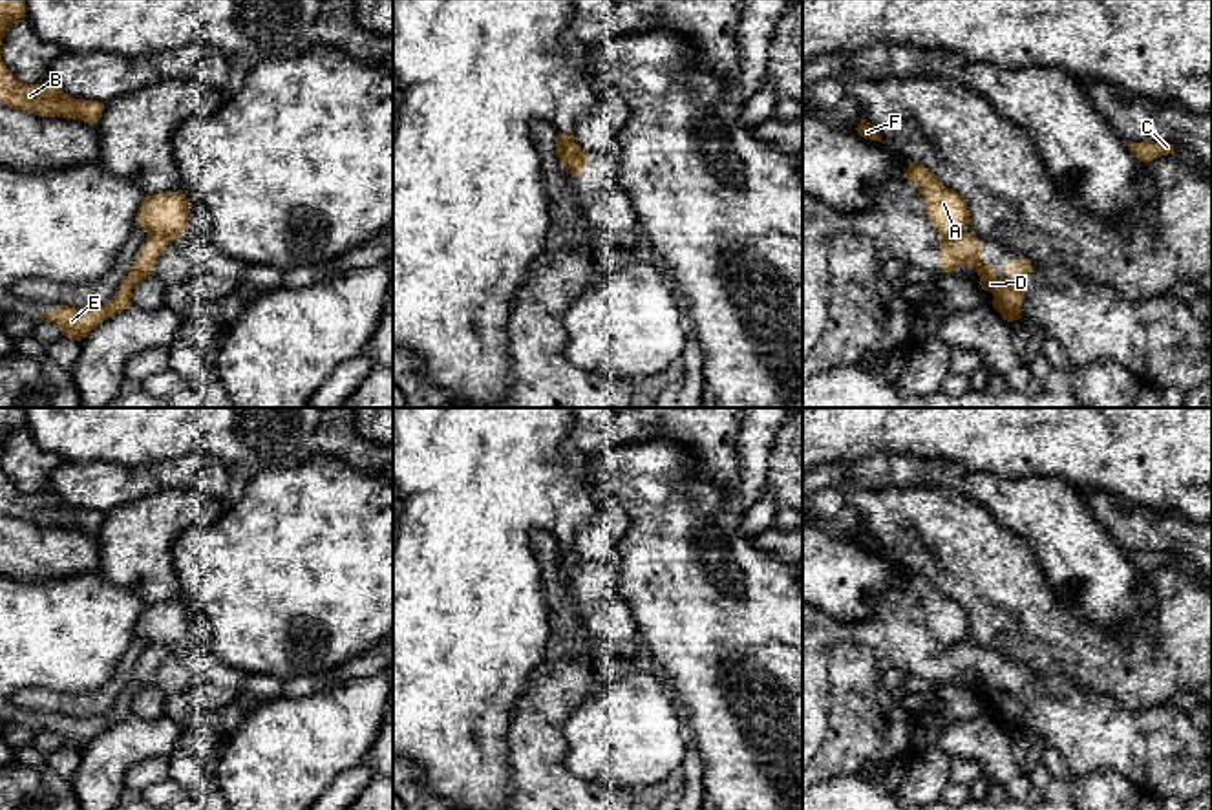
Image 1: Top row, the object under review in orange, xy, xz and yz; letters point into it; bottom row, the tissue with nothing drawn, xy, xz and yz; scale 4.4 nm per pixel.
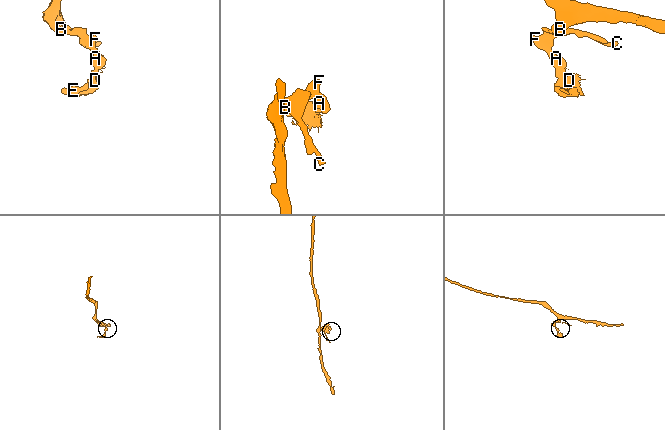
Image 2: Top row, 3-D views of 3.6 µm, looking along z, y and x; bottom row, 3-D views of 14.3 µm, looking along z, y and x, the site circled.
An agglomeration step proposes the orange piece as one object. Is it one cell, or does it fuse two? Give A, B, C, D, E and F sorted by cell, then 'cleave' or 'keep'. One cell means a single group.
groups A B C F / D E; cleave

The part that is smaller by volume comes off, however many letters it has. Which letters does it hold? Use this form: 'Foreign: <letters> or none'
Foreign: D, E

